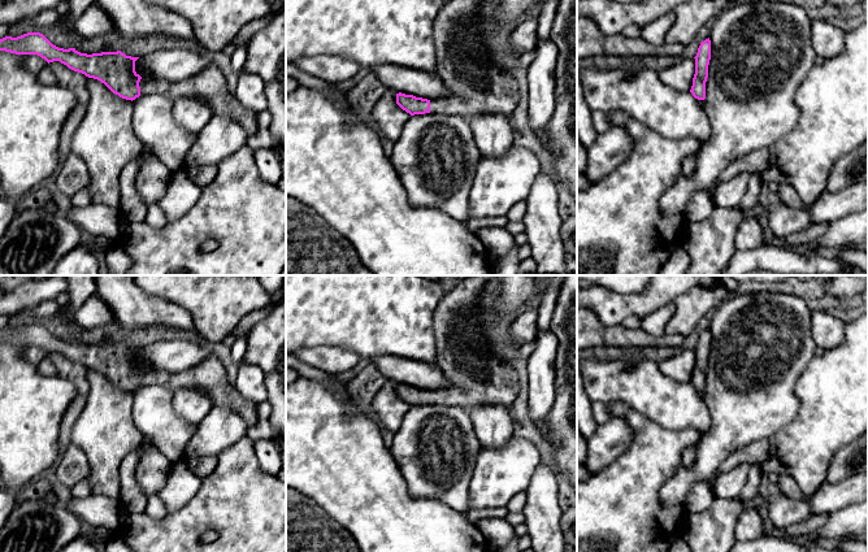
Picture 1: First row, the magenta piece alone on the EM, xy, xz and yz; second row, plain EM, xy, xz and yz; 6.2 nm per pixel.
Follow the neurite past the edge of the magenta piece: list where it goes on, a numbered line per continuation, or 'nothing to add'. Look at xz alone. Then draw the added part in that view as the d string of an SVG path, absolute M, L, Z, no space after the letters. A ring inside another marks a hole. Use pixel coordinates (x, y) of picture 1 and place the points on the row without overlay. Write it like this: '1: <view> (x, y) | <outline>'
1: xz (464, 352) | M490 275L463 279L439 301L433 316L437 364L451 379L451 386L430 391L430 404L461 407L469 409L474 404L502 404L509 408L518 394L518 375L513 365L500 360L485 334L489 321L482 321L478 310L478 296Z

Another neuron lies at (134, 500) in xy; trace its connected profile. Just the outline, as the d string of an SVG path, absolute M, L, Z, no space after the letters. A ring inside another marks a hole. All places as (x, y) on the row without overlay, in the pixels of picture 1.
M146 439L135 451L130 452L120 465L121 496L120 501L127 513L144 513L148 496L143 492L135 478L135 470L143 452L155 449L151 439Z

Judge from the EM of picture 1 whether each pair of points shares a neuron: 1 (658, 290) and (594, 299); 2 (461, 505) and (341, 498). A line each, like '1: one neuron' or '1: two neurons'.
1: one neuron
2: two neurons

